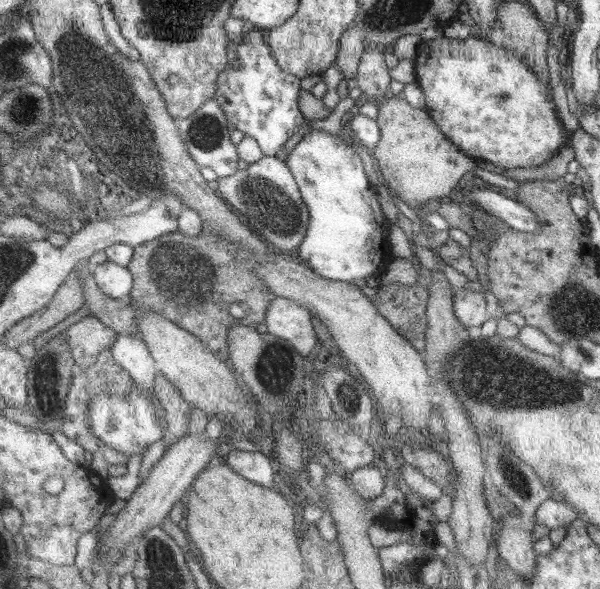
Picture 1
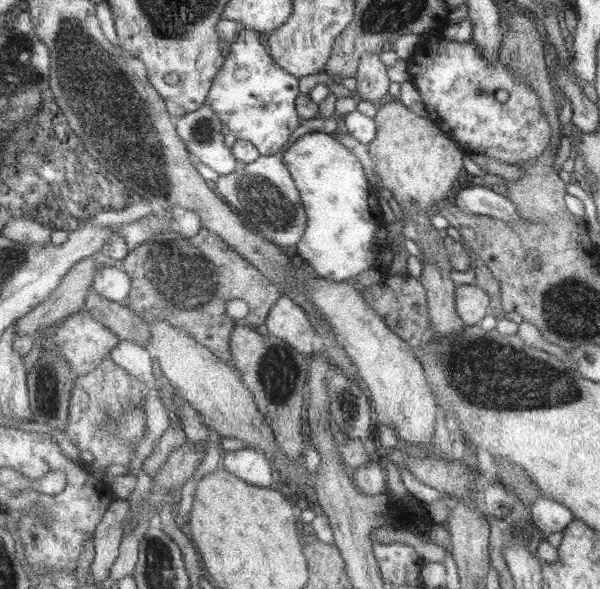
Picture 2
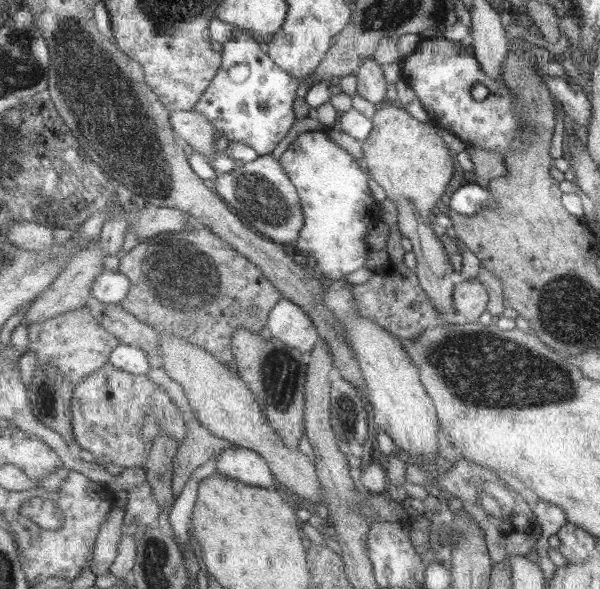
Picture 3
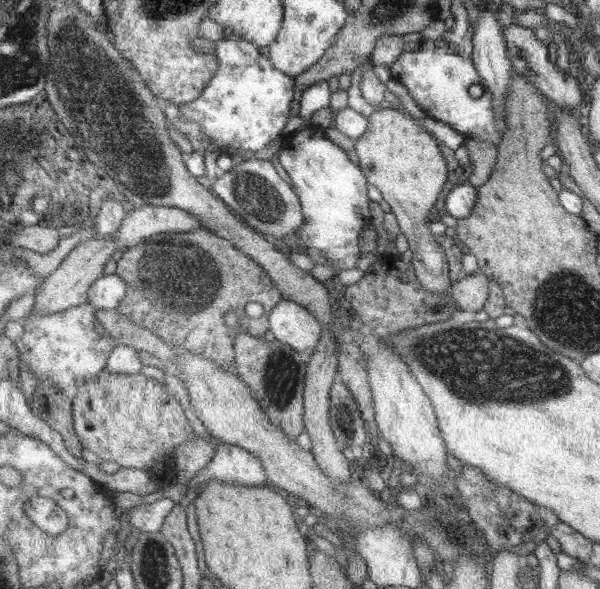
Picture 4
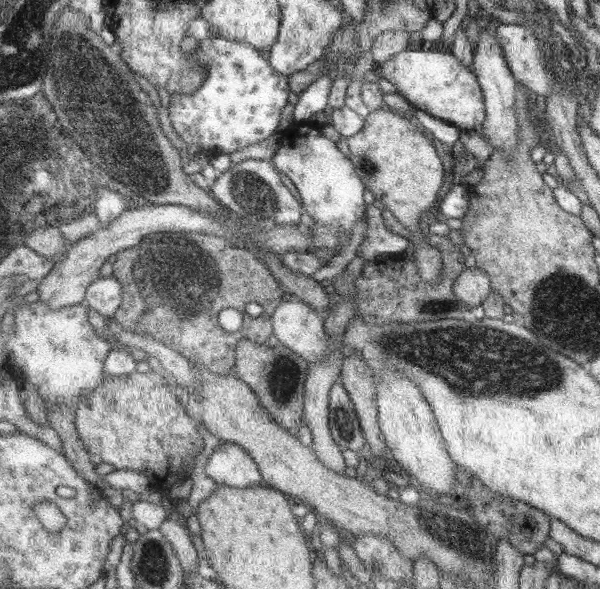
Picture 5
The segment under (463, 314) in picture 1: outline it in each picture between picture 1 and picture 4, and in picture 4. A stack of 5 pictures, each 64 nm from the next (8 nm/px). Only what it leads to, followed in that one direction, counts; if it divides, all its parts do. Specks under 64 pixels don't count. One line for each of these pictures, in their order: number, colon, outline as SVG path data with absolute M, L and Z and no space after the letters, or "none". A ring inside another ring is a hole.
2: M475 284L457 288L457 312L469 328L479 326L479 322L491 314L489 304L491 296L483 288L477 288Z
3: M477 278L471 282L459 280L459 286L455 288L455 308L467 318L469 324L477 324L477 320L485 314L487 306L489 292L481 282L477 282Z
4: M483 272L475 276L461 276L455 286L451 288L451 298L453 298L453 308L461 312L473 312L477 314L479 310L485 308L489 300L489 282Z

